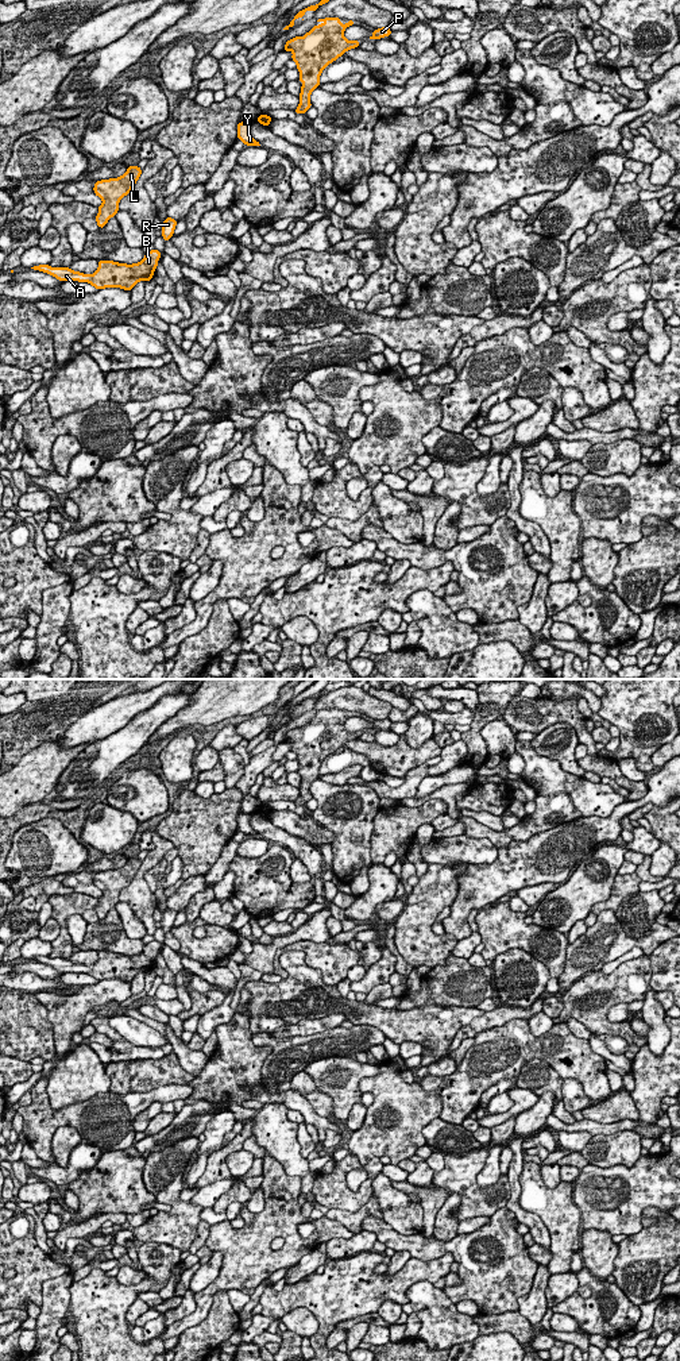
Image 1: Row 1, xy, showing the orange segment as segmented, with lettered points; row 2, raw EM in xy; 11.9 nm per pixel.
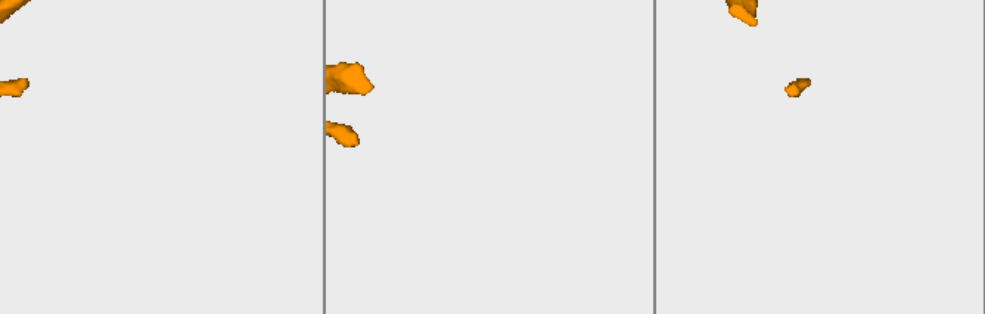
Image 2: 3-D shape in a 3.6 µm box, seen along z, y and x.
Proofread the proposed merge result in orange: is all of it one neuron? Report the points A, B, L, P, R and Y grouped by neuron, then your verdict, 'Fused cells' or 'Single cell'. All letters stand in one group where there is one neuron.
Groups: A B L P R Y. Single cell

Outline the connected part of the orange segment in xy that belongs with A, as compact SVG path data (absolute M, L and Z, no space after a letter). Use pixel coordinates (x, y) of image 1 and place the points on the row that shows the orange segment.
M154 248L139 263L132 265L100 259L92 275L73 271L70 267L51 267L50 265L31 269L47 273L59 281L88 282L98 290L117 286L130 292L139 281L147 282L154 277L161 255L162 252Z

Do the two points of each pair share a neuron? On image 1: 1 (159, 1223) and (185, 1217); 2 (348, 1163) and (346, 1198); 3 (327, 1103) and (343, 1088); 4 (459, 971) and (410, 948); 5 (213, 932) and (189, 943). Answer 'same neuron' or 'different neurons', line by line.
1: same neuron
2: same neuron
3: different neurons
4: different neurons
5: same neuron

